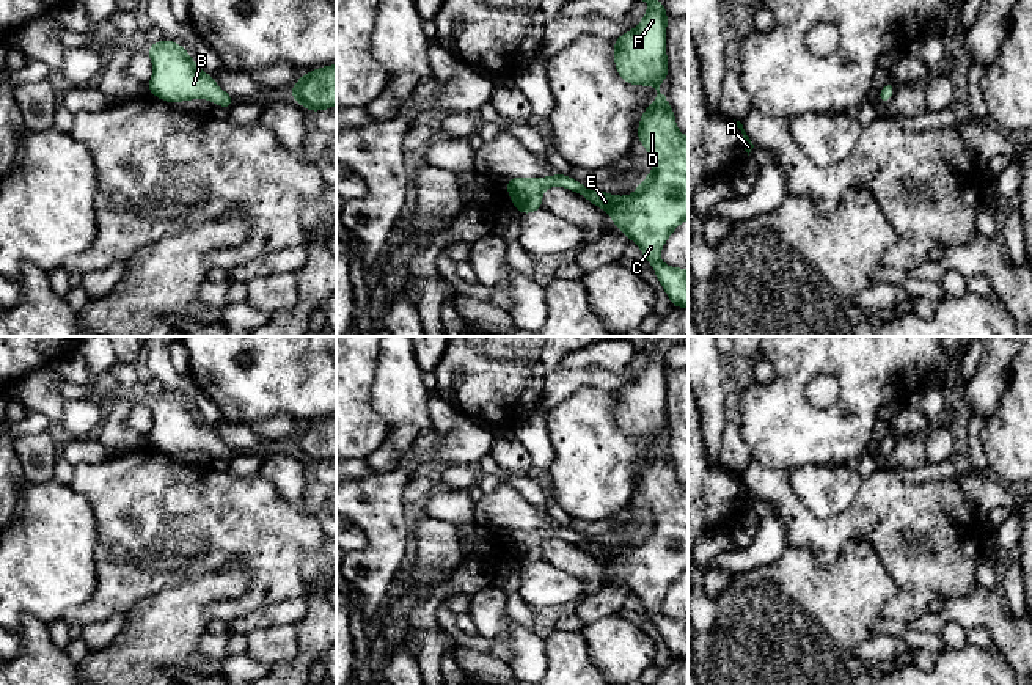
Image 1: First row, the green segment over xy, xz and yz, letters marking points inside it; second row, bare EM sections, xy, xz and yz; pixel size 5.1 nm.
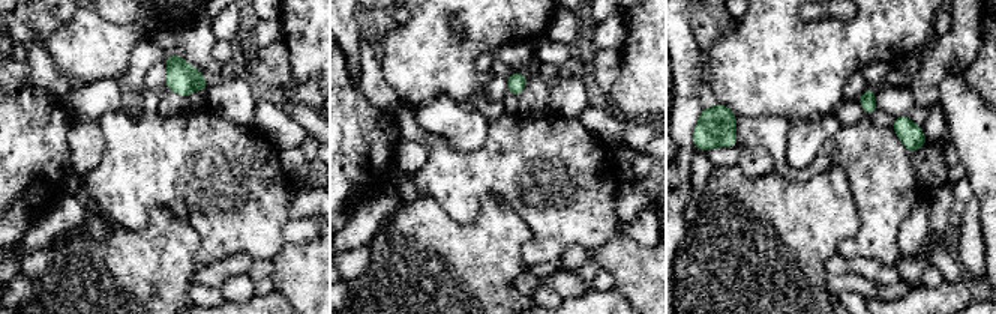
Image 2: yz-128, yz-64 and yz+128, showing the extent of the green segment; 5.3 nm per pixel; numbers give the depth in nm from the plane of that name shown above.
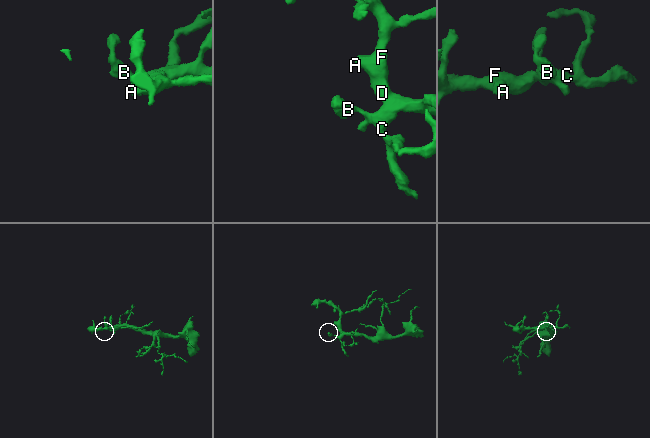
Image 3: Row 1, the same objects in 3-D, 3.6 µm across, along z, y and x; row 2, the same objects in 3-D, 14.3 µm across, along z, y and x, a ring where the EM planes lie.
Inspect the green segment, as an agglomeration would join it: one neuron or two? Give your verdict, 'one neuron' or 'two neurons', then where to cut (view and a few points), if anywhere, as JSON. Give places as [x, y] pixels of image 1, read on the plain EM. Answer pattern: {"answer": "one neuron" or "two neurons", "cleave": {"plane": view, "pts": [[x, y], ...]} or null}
{"answer": "one neuron", "cleave": null}

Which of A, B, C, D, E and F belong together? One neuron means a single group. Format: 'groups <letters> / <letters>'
groups A B C D E F

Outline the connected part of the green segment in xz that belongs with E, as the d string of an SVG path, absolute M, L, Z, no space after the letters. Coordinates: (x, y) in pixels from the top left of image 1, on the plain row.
M657 349L642 353L649 358L642 374L636 380L614 391L614 416L624 434L635 438L652 437L658 445L655 456L642 463L638 479L638 493L646 498L649 511L655 515L655 520L630 548L613 548L608 544L586 540L580 533L572 531L569 526L511 529L506 531L506 539L511 553L520 566L531 566L542 561L542 544L553 537L580 545L592 556L606 562L611 567L614 578L625 584L631 594L638 595L646 613L653 617L653 624L658 628L661 639L669 647L672 660L685 660L688 658L688 621L664 617L660 613L660 602L671 584L688 570L688 489L683 489L679 484L674 463L668 456L666 448L660 445L661 434L669 427L666 410L666 375L669 369L663 353Z

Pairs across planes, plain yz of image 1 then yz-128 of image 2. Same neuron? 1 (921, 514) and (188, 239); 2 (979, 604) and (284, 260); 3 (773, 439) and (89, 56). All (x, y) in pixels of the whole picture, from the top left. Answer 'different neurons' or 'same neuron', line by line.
1: different neurons
2: same neuron
3: same neuron

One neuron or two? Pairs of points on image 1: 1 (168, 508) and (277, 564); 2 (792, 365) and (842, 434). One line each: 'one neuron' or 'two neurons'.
1: one neuron
2: one neuron

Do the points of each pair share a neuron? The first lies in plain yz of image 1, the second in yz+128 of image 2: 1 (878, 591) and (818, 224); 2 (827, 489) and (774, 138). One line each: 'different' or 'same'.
1: same
2: different

